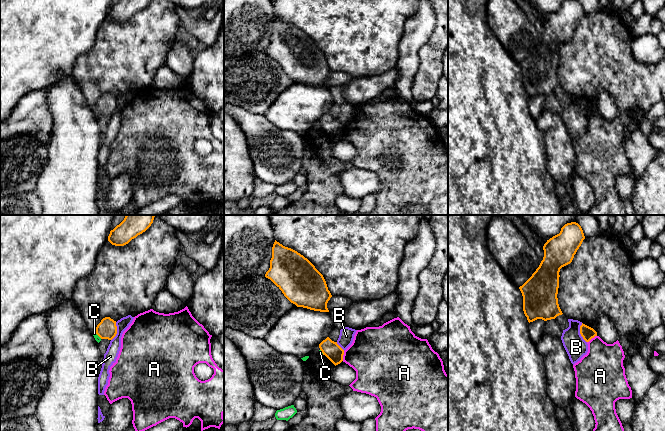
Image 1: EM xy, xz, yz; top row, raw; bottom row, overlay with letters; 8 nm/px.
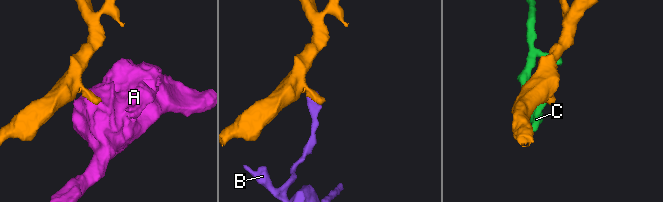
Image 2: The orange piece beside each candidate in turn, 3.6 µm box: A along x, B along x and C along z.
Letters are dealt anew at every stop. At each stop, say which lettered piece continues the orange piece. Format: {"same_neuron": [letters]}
{"same_neuron": []}

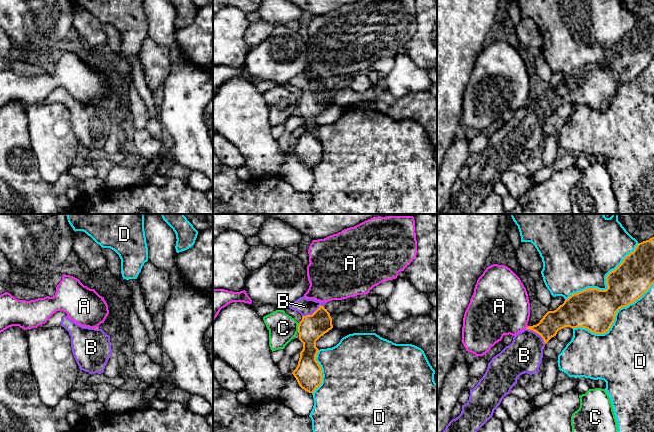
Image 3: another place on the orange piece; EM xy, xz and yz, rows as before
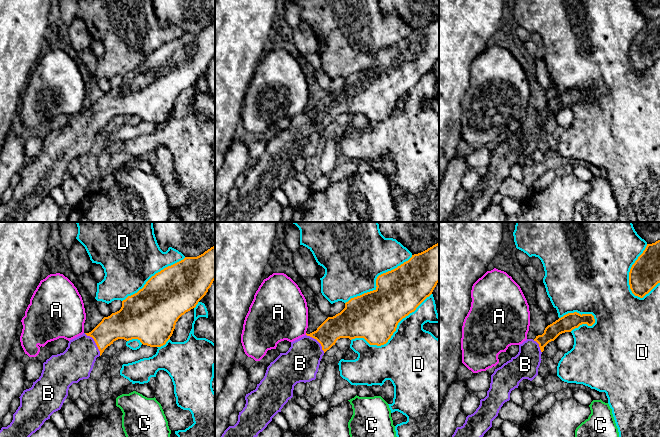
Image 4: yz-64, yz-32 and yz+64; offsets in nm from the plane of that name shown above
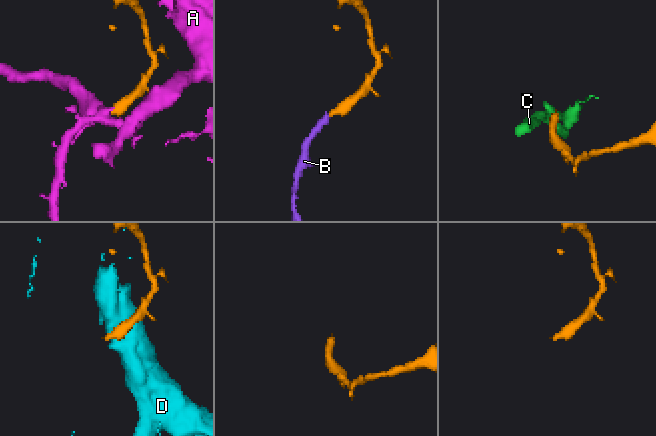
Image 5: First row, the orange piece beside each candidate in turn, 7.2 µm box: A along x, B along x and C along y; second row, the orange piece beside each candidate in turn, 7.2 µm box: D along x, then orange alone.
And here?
{"same_neuron": ["B"]}

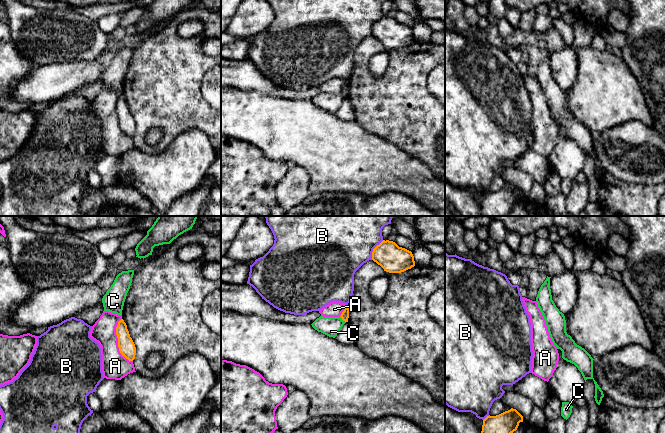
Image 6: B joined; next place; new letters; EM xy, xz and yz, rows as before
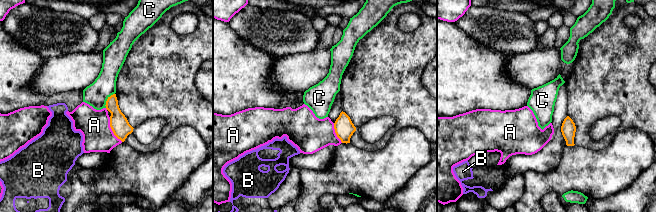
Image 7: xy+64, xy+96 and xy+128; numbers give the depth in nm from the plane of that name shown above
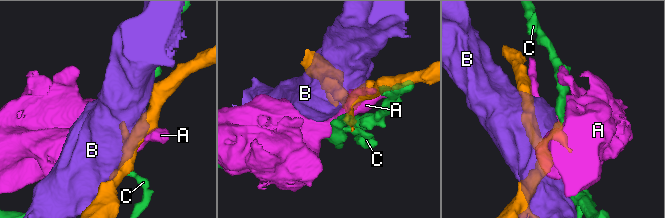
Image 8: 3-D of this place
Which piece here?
{"same_neuron": []}

